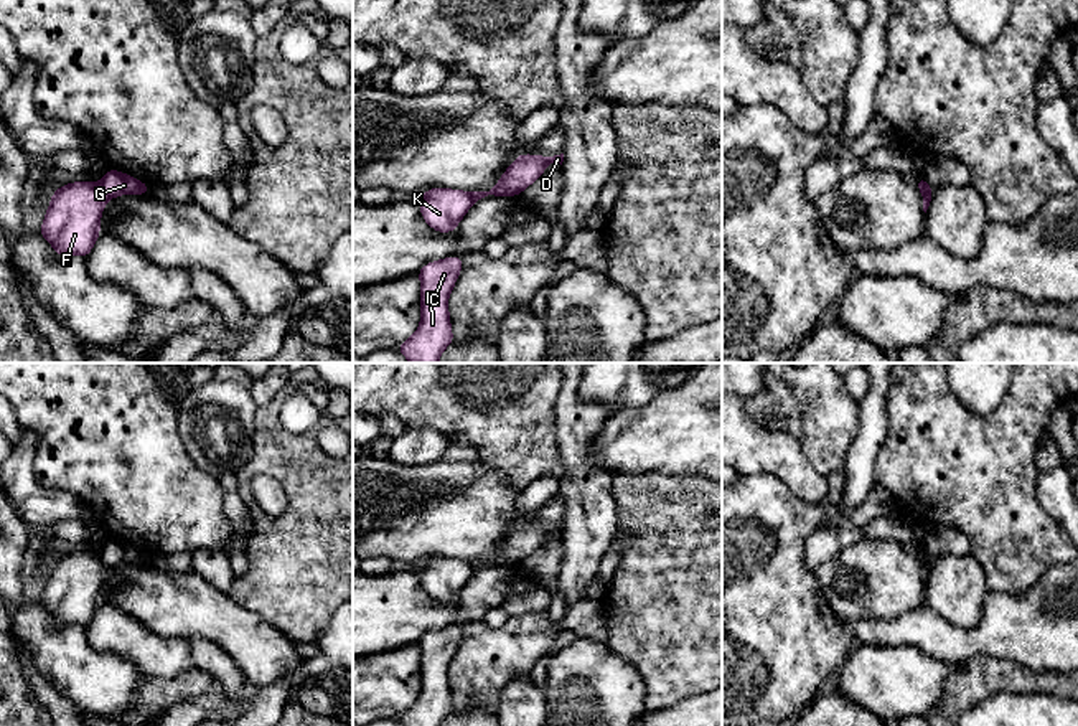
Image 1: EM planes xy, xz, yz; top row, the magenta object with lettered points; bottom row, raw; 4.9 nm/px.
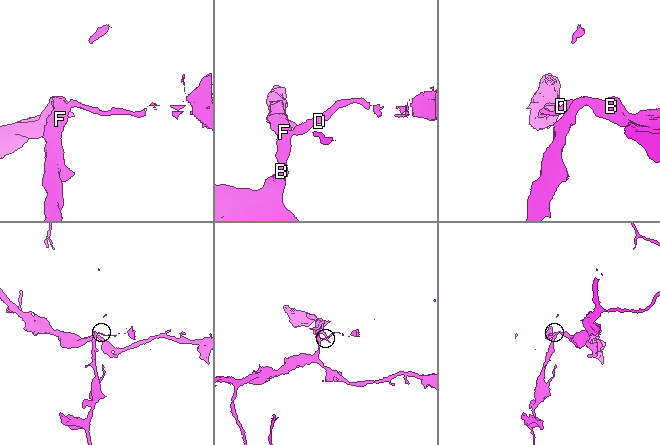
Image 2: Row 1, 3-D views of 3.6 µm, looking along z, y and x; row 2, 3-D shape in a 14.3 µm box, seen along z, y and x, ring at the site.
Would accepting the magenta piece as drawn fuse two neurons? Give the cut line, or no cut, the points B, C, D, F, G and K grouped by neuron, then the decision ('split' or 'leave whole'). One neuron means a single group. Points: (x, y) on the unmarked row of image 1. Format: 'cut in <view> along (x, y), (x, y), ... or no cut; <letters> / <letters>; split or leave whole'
cut in xy along (96, 553), (106, 568); B C F K / D G; split

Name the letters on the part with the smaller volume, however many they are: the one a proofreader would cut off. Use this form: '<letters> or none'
D, G

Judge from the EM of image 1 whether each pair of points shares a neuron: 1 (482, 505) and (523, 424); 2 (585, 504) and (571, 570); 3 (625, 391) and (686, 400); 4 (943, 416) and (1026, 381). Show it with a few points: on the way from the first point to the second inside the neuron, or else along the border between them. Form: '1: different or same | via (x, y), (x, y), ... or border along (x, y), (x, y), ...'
1: different | border along (482, 461), (493, 466), (520, 492)
2: same | via (585, 520), (582, 553)
3: different | border along (684, 380), (658, 391), (643, 405), (618, 410)
4: same | via (970, 443), (988, 446), (1021, 408)

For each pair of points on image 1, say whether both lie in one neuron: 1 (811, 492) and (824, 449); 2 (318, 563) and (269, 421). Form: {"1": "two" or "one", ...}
{"1": "two", "2": "one"}

